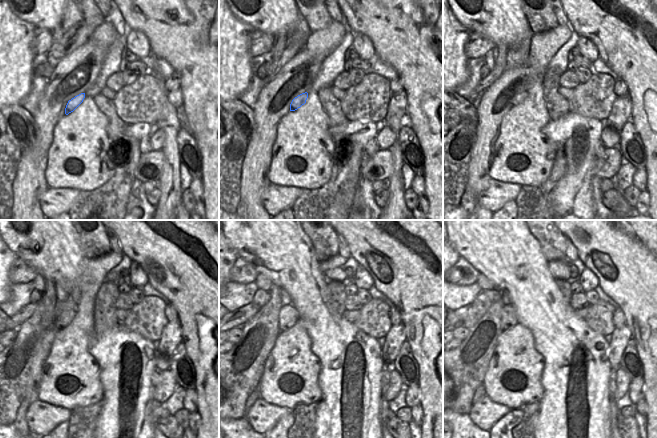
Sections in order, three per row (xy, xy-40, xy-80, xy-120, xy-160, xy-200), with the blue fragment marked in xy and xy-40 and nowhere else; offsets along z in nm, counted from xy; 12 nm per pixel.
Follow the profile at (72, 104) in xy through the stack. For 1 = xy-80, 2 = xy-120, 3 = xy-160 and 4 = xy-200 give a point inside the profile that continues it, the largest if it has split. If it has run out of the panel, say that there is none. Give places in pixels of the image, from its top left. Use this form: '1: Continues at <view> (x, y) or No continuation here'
1: Continues at xy-80 (521, 97)
2: Continues at xy-120 (63, 317)
3: Continues at xy-160 (288, 316)
4: Continues at xy-200 (509, 319)

